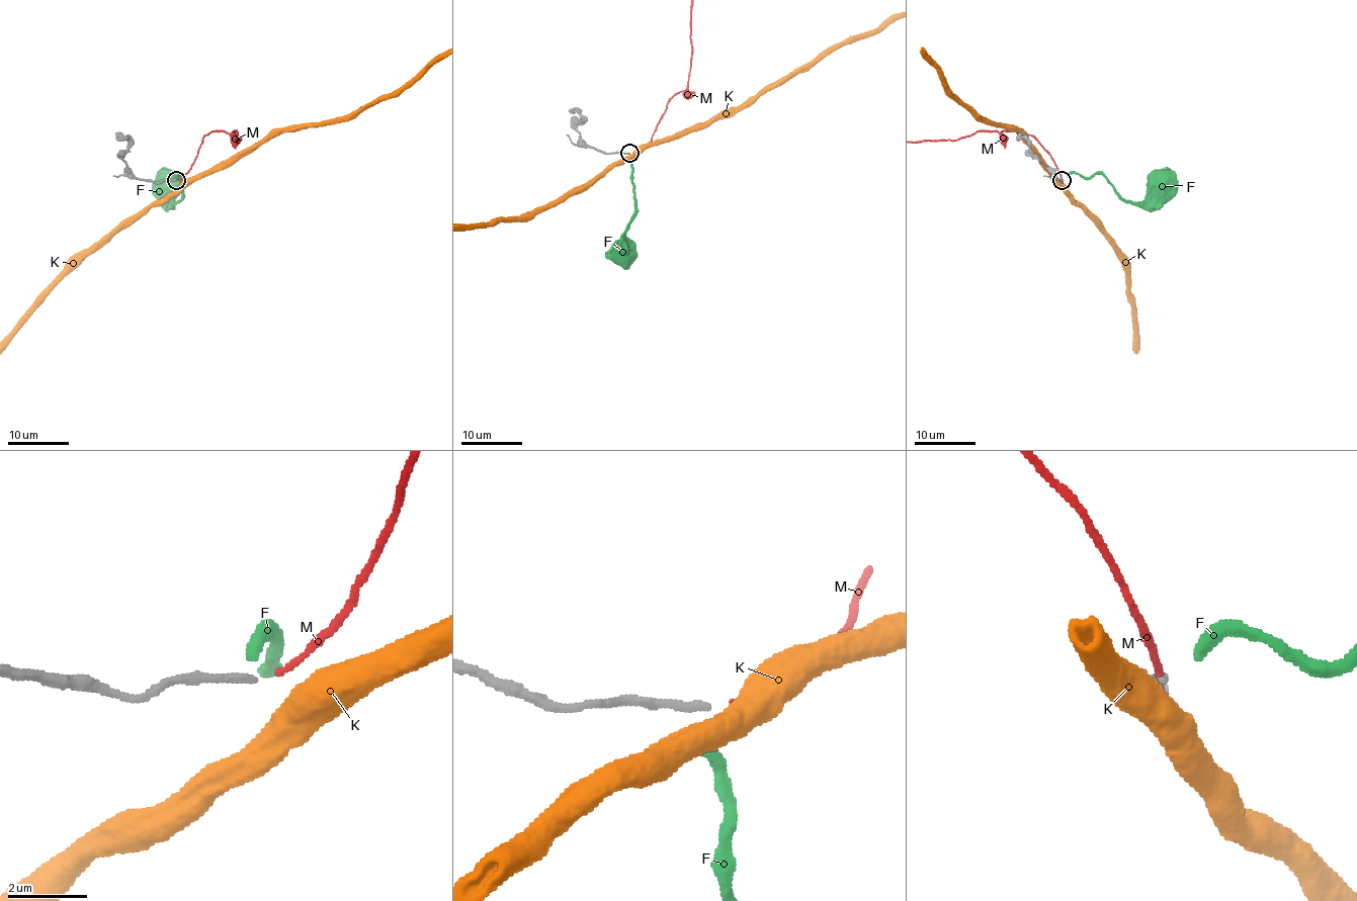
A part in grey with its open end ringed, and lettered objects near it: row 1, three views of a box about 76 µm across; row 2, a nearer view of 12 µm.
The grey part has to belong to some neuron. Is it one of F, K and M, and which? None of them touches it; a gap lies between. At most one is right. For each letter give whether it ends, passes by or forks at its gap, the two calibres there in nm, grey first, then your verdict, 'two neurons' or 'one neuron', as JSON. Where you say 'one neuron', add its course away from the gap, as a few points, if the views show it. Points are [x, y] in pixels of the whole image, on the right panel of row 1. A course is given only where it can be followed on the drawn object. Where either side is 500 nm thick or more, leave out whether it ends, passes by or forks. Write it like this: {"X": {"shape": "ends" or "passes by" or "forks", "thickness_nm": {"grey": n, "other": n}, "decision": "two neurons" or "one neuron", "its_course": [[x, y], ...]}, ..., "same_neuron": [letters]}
{"F": {"shape": "ends", "thickness_nm": {"grey": 220, "other": 360}, "decision": "two neurons"}, "K": {"thickness_nm": {"grey": 220, "other": 550}, "decision": "two neurons"}, "M": {"shape": "ends", "thickness_nm": {"grey": 220, "other": 130}, "decision": "two neurons"}, "same_neuron": []}

